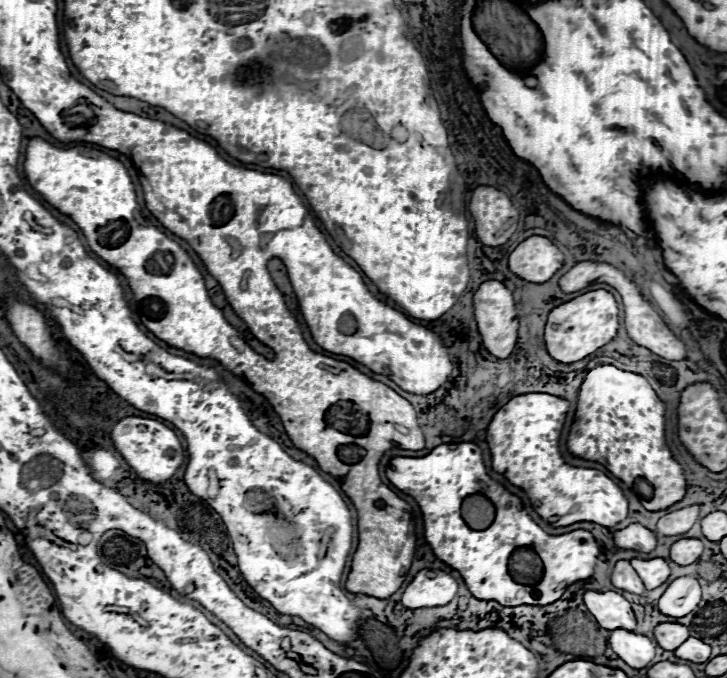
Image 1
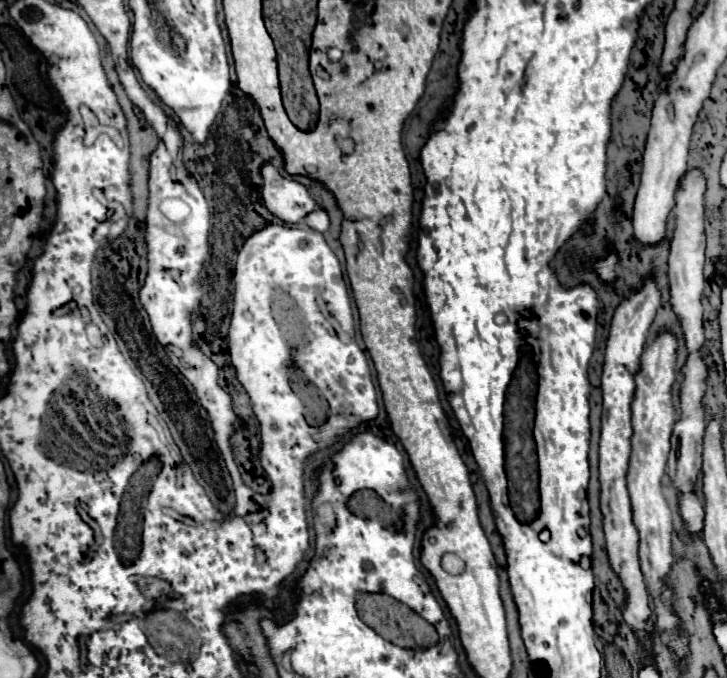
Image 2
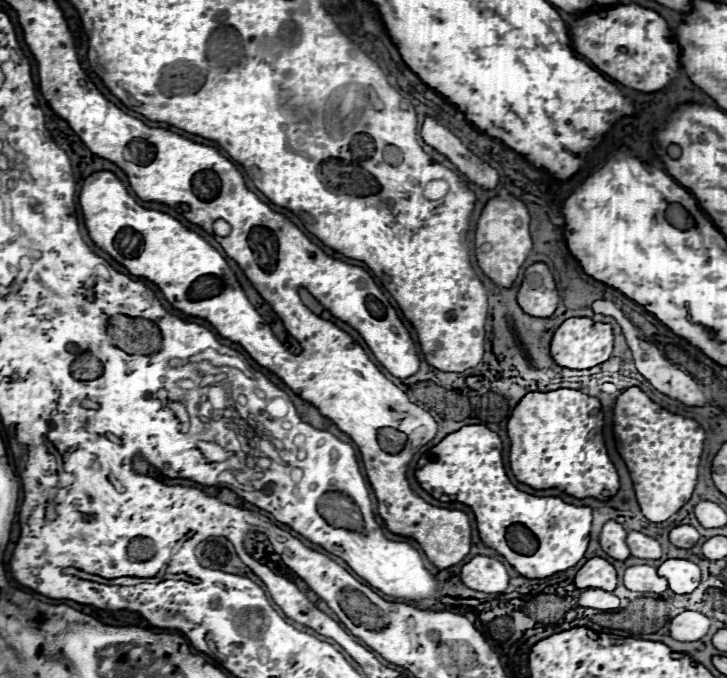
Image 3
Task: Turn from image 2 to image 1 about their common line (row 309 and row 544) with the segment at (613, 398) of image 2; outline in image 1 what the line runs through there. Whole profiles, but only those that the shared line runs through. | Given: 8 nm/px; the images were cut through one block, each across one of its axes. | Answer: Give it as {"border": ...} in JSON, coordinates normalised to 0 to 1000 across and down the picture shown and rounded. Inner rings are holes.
{"border":[[[867,773],[858,782],[845,785],[845,799],[861,811],[878,814],[897,814],[902,808],[902,788],[883,773]]]}

